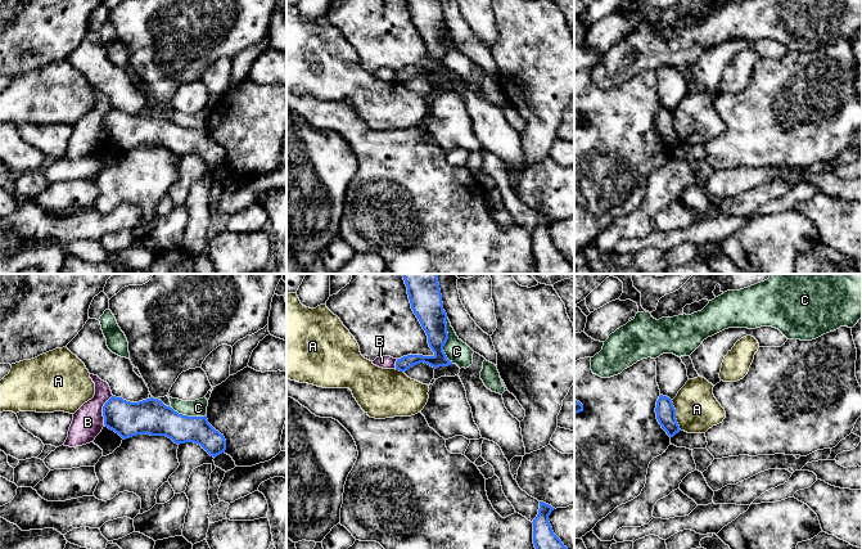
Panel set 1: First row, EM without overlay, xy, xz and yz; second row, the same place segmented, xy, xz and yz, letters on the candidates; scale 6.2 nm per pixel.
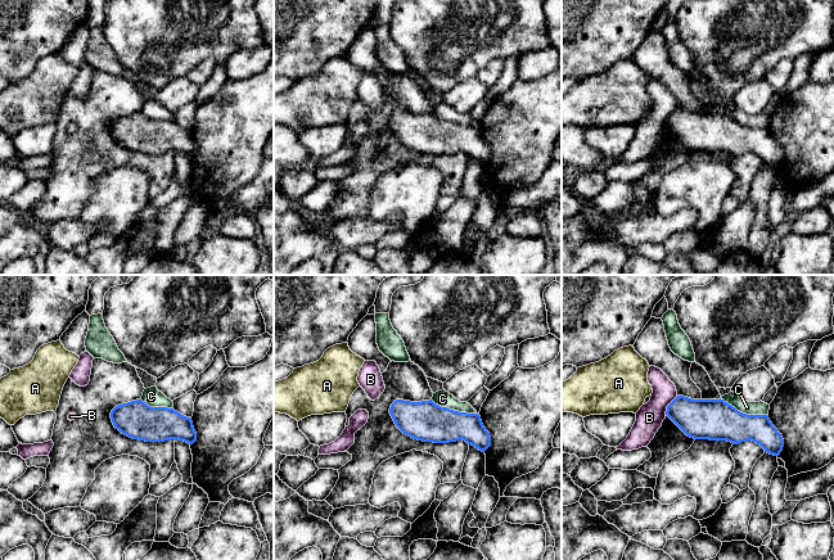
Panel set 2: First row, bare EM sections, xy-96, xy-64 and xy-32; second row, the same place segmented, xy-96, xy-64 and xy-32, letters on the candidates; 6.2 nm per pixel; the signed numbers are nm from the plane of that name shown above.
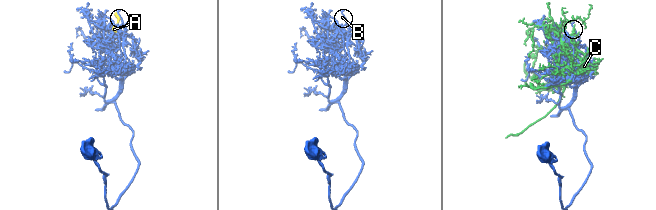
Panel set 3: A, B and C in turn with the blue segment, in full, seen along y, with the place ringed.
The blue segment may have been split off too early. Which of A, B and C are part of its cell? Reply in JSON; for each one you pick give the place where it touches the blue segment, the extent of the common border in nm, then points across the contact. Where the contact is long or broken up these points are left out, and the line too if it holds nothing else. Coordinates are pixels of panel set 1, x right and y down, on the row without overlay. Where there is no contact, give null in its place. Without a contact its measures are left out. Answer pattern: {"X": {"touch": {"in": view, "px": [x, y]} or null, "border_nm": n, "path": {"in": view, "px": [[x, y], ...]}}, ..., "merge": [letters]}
{"merge": []}

